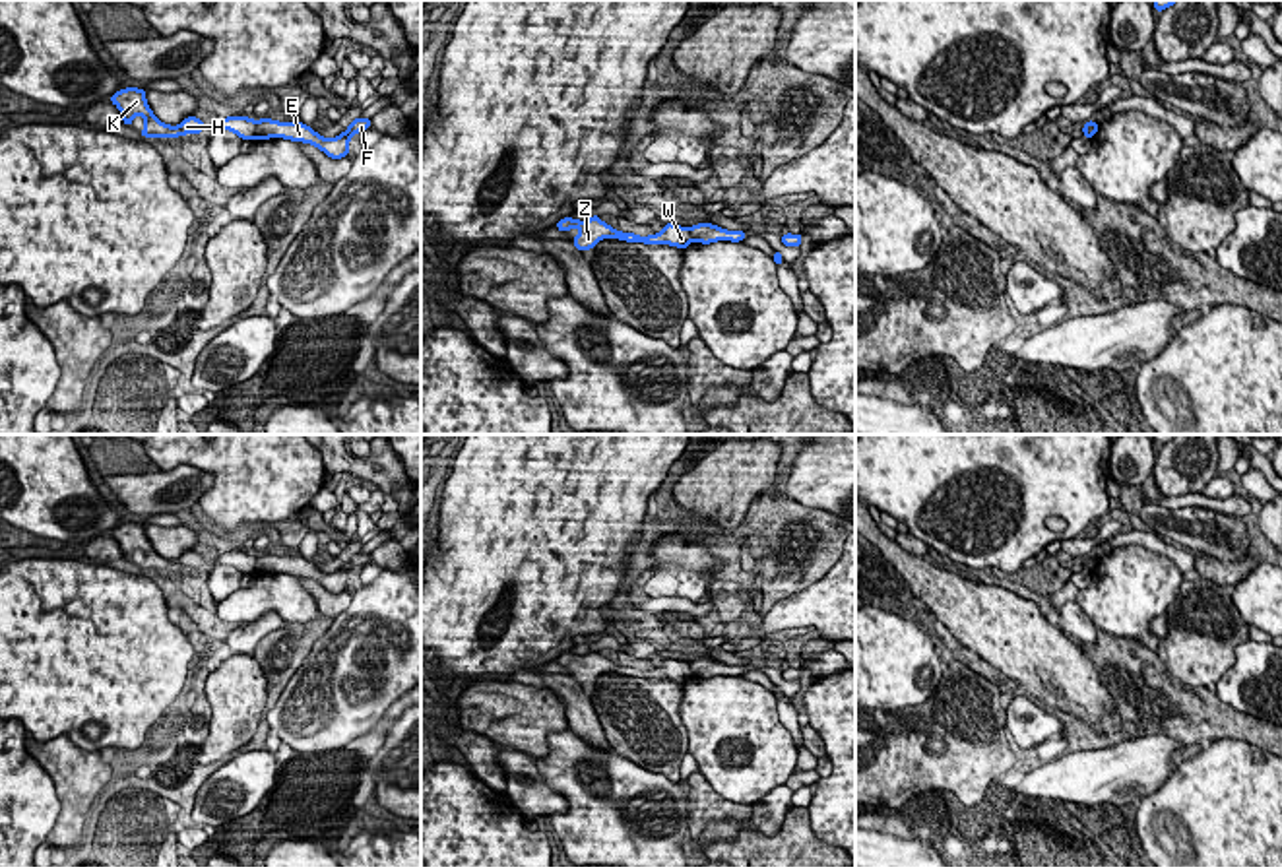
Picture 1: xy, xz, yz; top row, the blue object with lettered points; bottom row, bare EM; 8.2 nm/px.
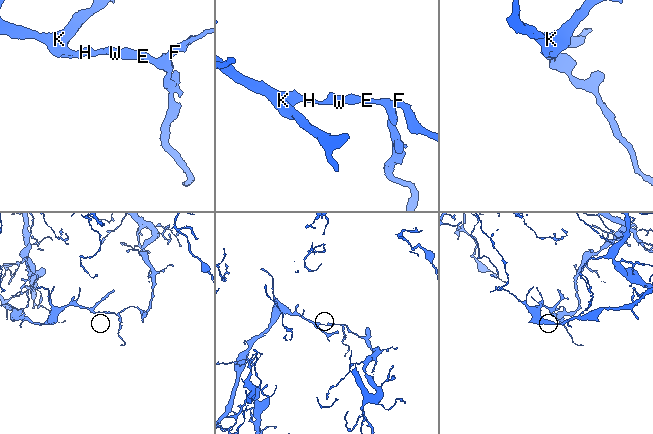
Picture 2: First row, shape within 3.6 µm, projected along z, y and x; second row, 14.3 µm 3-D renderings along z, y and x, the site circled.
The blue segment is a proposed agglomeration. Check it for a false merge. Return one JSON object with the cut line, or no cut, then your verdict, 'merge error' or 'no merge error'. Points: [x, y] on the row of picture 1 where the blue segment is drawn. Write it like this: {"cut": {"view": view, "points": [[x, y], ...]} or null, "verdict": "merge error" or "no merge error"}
{"cut": {"view": "xy", "points": [[258, 121], [255, 136]]}, "verdict": "merge error"}

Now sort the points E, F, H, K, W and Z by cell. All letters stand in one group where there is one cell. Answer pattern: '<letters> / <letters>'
E F / H K W Z

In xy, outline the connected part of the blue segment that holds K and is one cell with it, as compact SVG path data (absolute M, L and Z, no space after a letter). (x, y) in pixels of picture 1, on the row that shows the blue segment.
M136 87L120 89L114 95L111 95L109 101L118 107L126 126L132 126L132 118L136 114L144 116L145 126L140 132L144 138L147 138L147 136L151 136L151 138L178 138L184 134L200 134L206 128L206 124L196 116L184 118L178 126L163 124L151 112L151 109L145 101L145 89L136 89Z

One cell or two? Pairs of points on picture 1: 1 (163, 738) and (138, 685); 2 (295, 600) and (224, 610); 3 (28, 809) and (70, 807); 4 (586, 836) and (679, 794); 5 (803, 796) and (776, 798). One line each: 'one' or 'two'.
1: two
2: one
3: two
4: one
5: two

